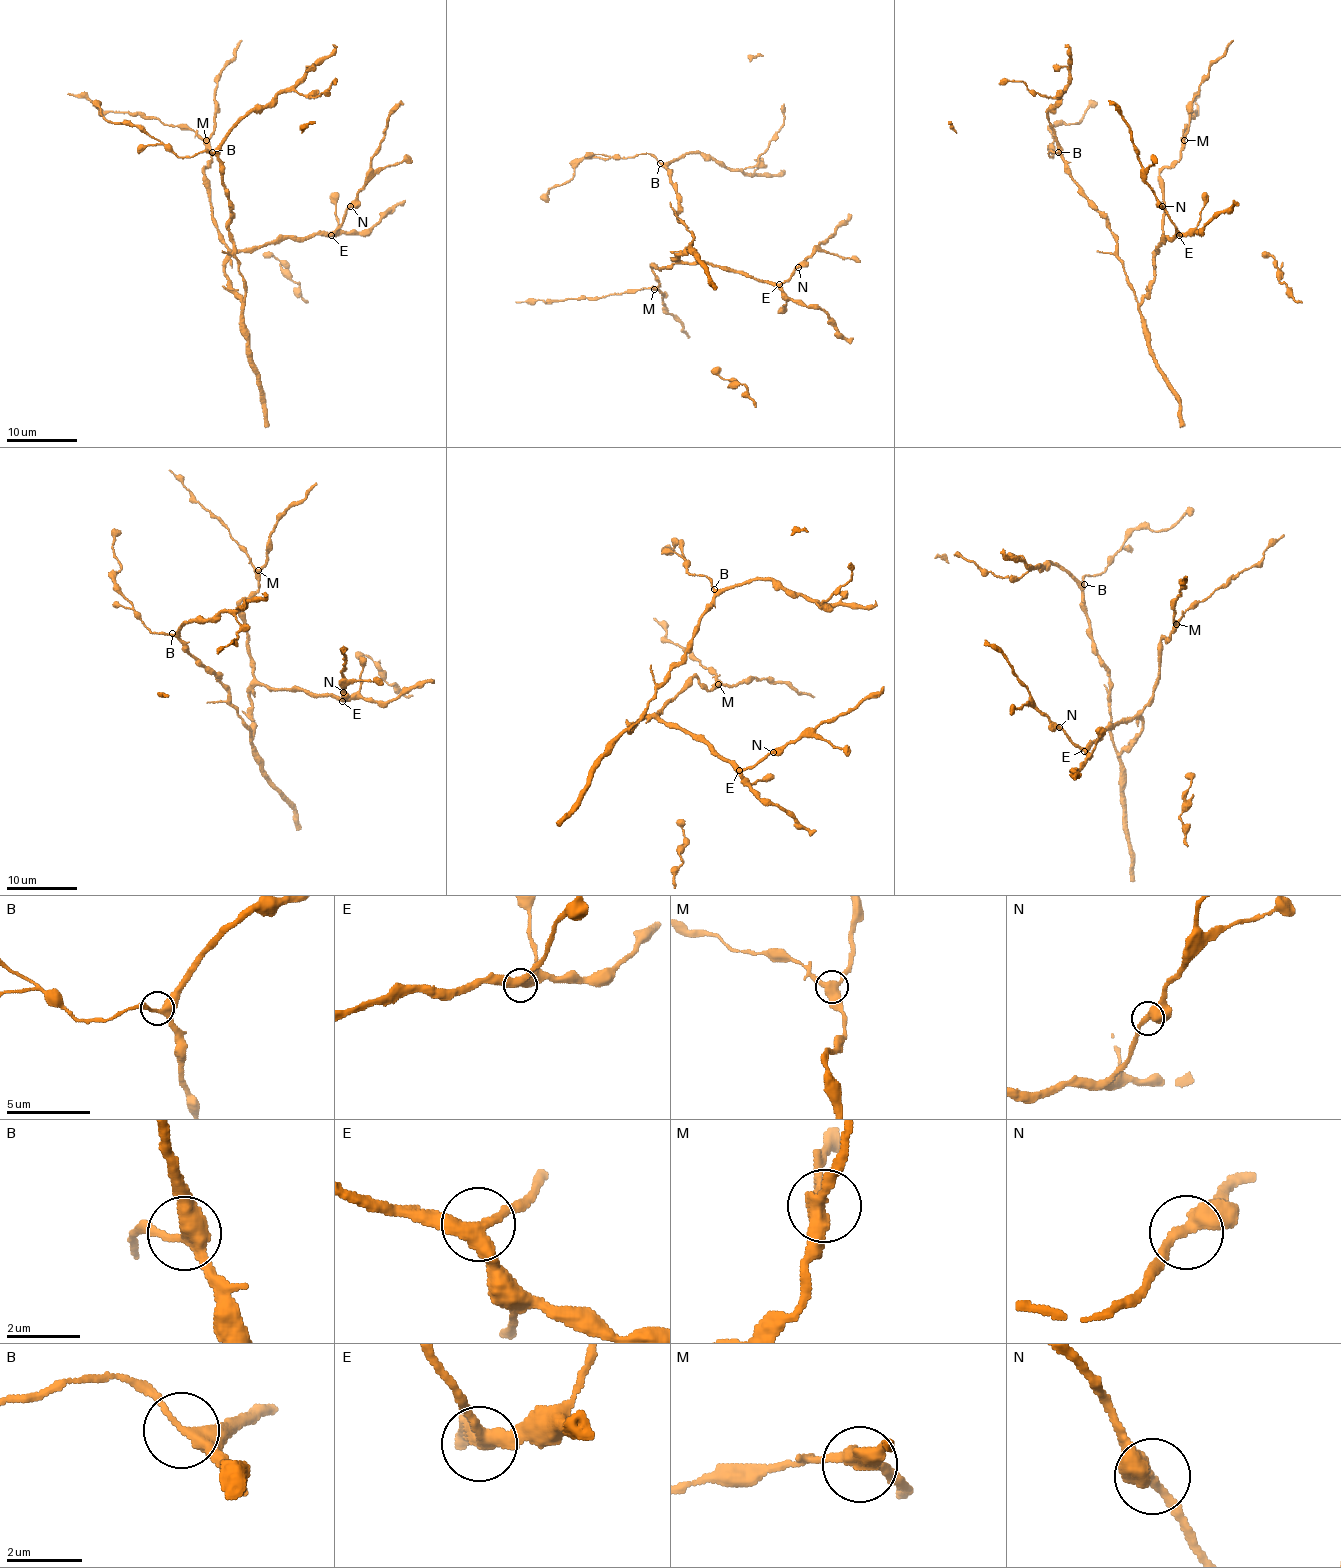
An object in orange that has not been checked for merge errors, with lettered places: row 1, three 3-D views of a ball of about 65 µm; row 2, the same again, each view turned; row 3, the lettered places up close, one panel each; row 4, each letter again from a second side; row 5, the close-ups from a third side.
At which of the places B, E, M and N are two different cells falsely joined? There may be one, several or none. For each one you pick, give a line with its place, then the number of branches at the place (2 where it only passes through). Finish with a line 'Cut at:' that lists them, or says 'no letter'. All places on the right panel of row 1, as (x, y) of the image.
Cut at: no letter

